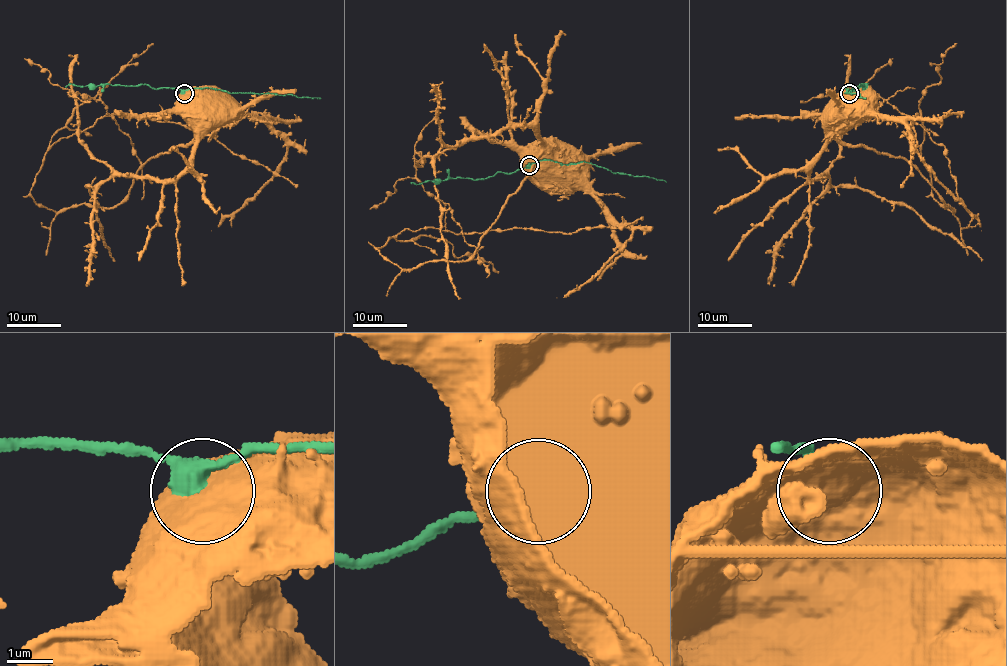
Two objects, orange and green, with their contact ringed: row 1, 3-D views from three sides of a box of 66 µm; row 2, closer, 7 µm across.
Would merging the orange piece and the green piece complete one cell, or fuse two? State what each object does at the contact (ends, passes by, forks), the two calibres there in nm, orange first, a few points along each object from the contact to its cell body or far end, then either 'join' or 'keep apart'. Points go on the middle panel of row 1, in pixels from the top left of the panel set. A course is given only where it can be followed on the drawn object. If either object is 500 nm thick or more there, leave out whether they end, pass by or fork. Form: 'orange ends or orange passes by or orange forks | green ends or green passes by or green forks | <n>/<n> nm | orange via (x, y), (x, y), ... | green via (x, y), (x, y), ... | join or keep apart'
750/460 nm | orange via (530, 165), (549, 150) | green via (530, 165), (543, 159), (562, 163), (591, 162), (614, 173), (649, 176), (666, 182) | keep apart

